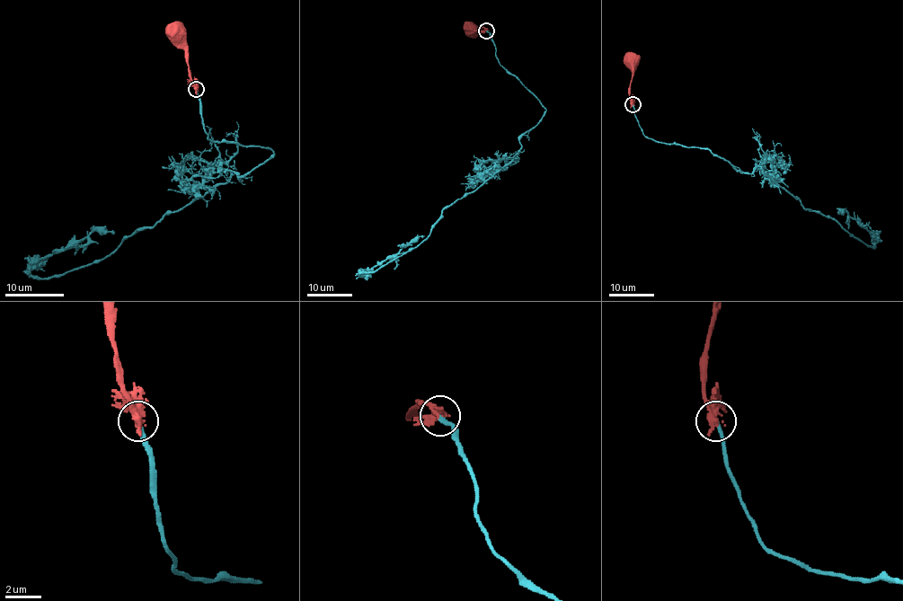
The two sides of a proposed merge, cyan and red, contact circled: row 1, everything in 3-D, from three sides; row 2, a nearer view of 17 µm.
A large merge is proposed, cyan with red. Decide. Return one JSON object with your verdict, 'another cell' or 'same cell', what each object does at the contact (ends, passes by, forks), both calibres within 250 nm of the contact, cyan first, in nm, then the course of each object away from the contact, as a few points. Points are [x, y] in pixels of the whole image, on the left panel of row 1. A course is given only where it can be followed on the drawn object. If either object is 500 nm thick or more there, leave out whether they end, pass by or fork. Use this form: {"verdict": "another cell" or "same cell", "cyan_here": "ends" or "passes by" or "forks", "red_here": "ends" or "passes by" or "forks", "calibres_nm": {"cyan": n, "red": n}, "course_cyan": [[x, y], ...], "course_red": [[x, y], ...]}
{"verdict": "same cell", "cyan_here": "ends", "red_here": "ends", "calibres_nm": {"cyan": 240, "red": 480}, "course_cyan": [[195, 90], [210, 140], [272, 154], [92, 263], [30, 273], [94, 231], [114, 234]], "course_red": [[195, 90], [188, 56], [174, 35]]}

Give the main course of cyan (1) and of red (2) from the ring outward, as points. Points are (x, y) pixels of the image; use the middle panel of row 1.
1: (486, 30), (498, 61), (545, 111), (520, 138), (513, 159), (447, 205), (420, 243), (361, 271), (424, 235)
2: (486, 30), (482, 28), (471, 31)

